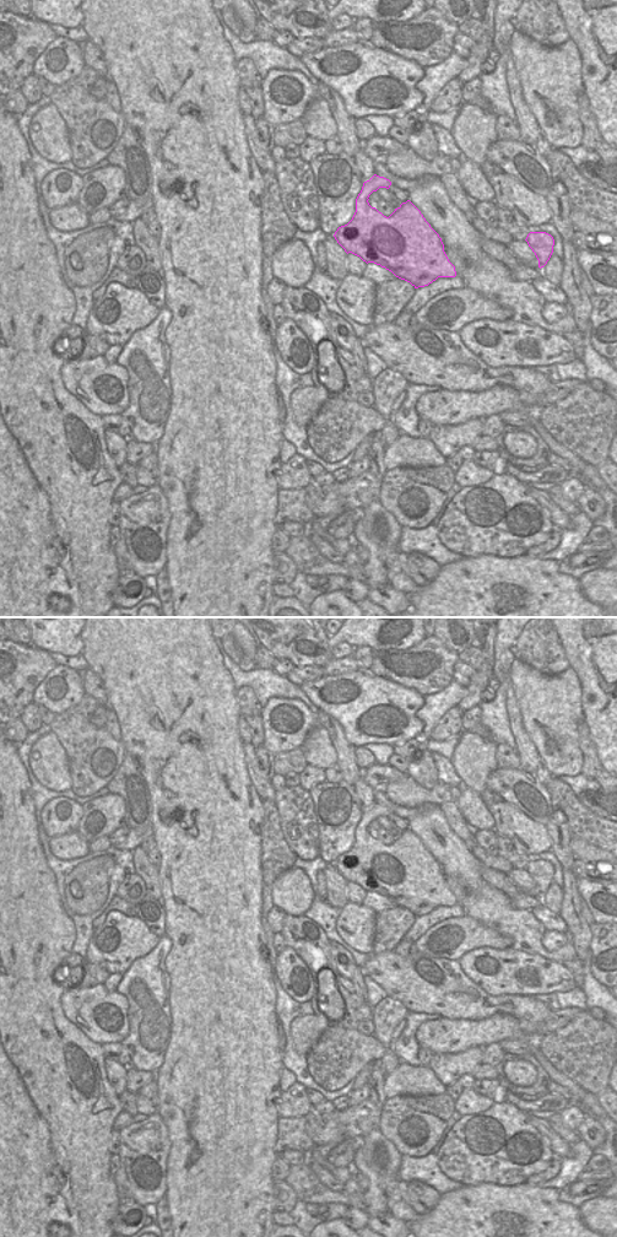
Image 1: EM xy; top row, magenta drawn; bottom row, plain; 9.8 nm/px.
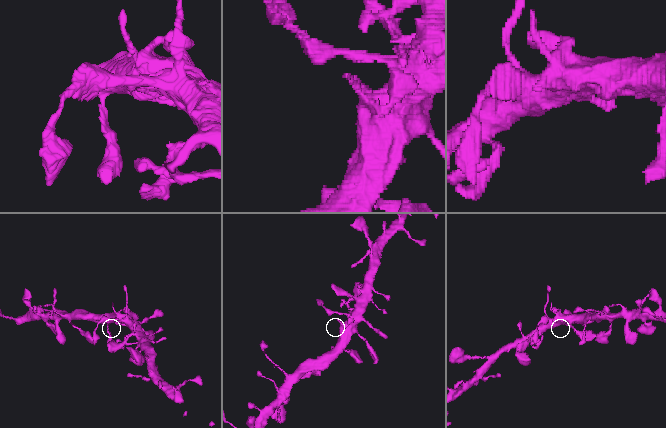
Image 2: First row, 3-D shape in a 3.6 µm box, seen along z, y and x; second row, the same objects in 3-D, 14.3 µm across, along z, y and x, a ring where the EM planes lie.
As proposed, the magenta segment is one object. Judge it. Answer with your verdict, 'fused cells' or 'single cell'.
single cell

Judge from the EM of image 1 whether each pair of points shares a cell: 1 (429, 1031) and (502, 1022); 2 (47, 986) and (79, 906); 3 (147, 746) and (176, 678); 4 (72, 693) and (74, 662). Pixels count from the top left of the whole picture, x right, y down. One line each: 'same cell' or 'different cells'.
1: same cell
2: different cells
3: same cell
4: different cells

